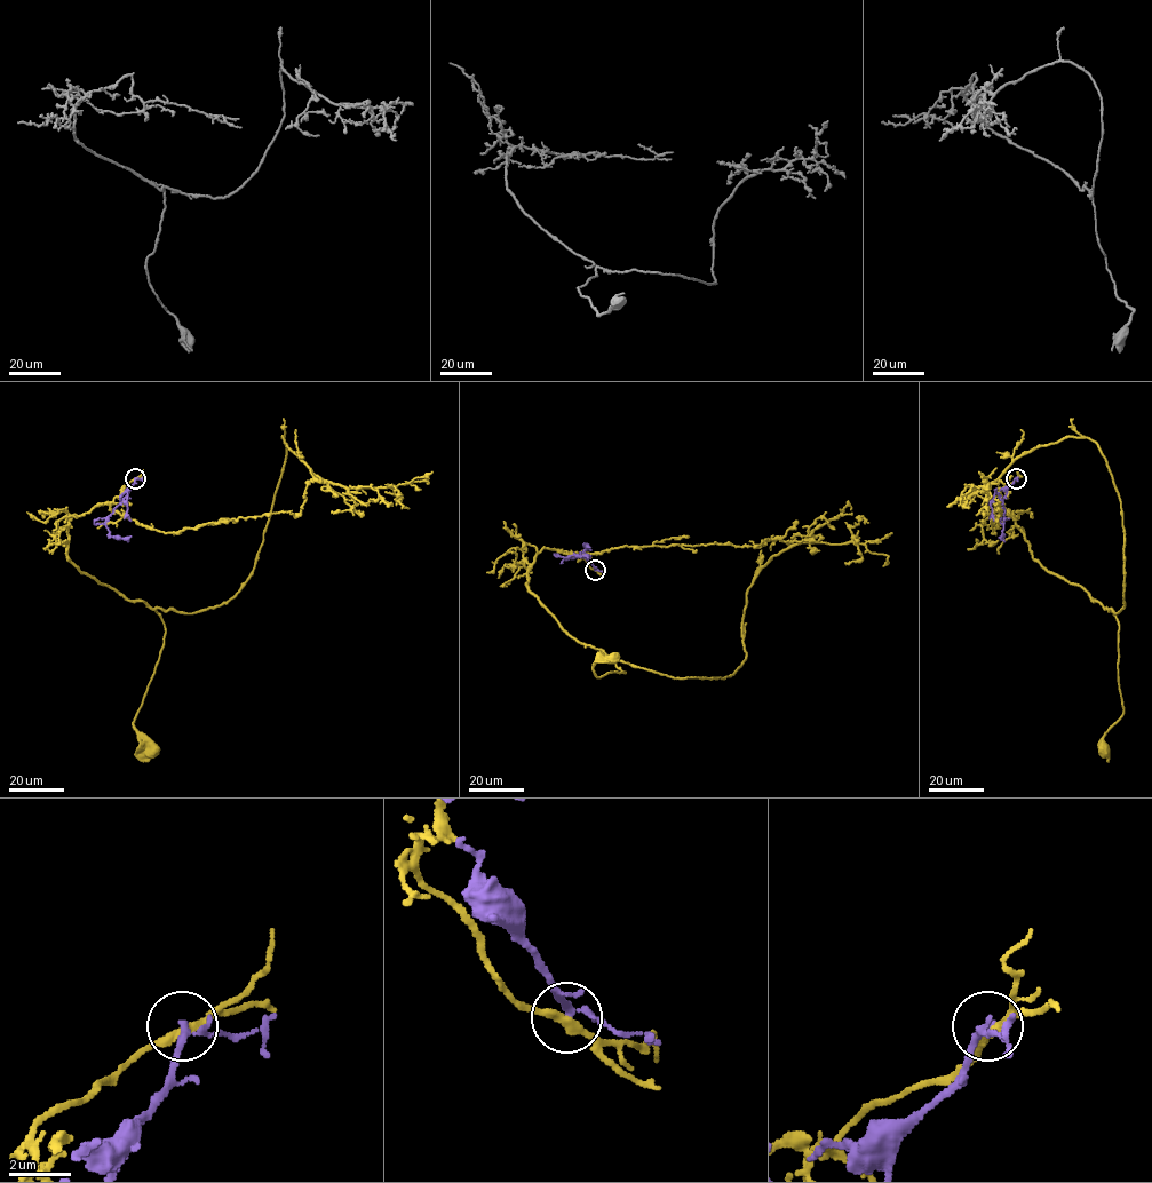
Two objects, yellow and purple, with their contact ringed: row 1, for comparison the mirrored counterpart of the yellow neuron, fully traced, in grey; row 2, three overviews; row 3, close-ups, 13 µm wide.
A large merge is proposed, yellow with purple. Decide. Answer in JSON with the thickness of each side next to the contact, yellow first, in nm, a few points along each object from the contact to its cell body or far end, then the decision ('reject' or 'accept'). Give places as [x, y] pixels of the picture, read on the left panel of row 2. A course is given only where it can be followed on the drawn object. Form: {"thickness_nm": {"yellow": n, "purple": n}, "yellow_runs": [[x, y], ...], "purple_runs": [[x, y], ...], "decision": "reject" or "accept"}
{"thickness_nm": {"yellow": 280, "purple": 170}, "yellow_runs": [[135, 478], [69, 519], [66, 557], [163, 620], [164, 646], [133, 722], [152, 749]], "purple_runs": [[135, 478], [128, 494], [105, 522], [112, 537], [130, 536]], "decision": "reject"}

